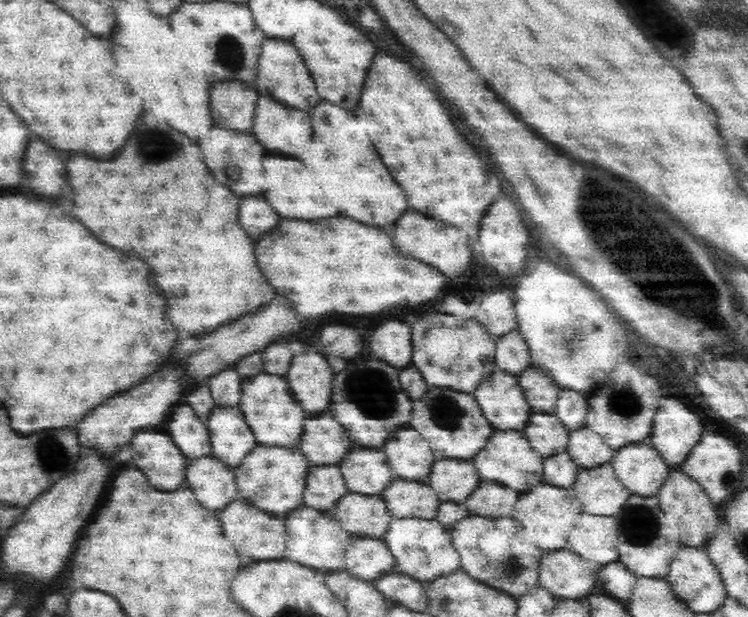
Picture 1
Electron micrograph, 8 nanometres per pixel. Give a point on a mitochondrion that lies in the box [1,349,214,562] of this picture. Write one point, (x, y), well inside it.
(51, 455)

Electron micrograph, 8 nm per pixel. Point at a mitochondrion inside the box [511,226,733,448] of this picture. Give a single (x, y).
(682, 307)

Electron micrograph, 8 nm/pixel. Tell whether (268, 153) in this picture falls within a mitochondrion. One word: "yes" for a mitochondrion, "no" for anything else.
no

